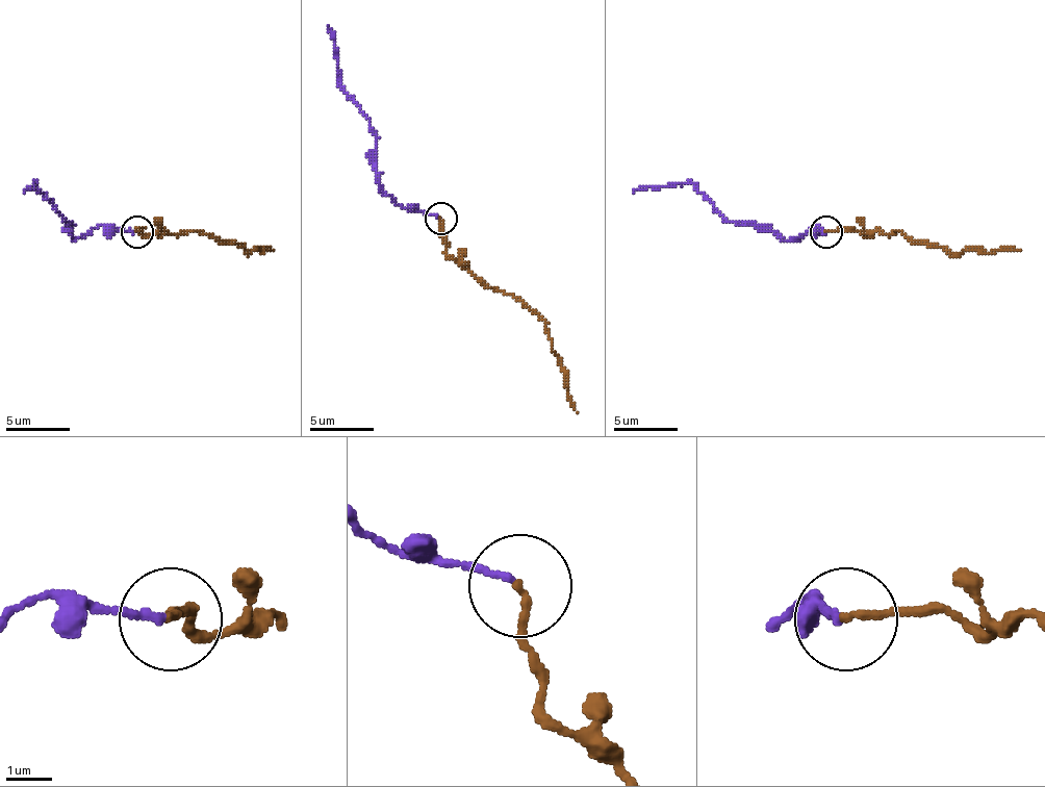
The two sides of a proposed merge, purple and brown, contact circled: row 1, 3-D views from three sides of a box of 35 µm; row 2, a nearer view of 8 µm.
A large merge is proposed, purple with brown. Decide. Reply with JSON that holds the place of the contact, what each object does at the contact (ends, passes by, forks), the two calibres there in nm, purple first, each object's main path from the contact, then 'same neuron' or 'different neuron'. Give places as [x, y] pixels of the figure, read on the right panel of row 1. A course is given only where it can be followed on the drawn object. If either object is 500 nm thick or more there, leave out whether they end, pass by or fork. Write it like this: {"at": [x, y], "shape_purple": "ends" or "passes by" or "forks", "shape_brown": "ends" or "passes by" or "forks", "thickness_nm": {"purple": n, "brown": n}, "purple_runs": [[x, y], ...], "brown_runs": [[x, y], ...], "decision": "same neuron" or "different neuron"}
{"at": [826, 232], "shape_purple": "ends", "shape_brown": "ends", "thickness_nm": {"purple": 150, "brown": 160}, "purple_runs": [[825, 231], [816, 225], [790, 240], [725, 219], [691, 183], [639, 186], [633, 193]], "brown_runs": [[825, 231], [898, 231], [906, 237], [931, 247], [960, 253], [1020, 250]], "decision": "same neuron"}

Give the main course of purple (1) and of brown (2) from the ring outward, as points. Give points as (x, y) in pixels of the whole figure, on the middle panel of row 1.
1: (439, 218), (402, 208), (379, 182), (370, 118), (337, 83), (334, 31), (328, 25)
2: (439, 218), (447, 253), (504, 290), (519, 298), (545, 323), (552, 352), (578, 412)

